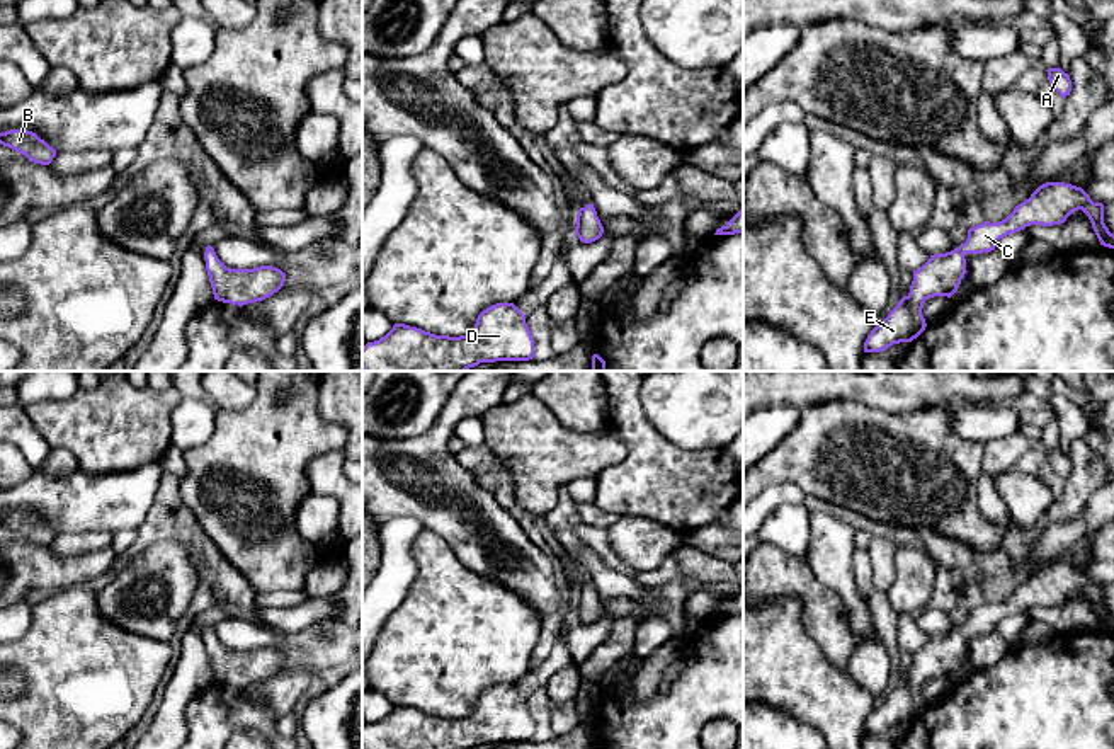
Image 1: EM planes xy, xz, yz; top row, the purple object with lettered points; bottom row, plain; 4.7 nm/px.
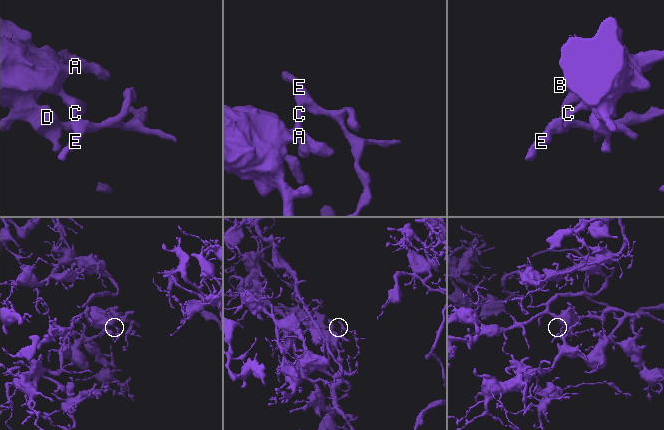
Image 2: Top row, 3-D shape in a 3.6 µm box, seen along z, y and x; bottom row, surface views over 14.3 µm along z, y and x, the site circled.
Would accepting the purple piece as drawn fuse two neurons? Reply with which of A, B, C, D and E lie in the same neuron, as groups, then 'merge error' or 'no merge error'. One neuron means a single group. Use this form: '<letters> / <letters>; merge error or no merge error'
A B C D E; no merge error

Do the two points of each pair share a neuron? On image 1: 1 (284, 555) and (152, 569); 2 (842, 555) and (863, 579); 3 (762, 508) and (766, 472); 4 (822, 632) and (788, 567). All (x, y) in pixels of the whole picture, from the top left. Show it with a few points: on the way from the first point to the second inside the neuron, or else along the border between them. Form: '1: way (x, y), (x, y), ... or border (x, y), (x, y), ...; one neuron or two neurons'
1: border (194, 516), (218, 548); two neurons
2: border (854, 548), (854, 586), (868, 605); two neurons
3: border (761, 494), (786, 482), (793, 482), (805, 494); two neurons
4: way (822, 617), (822, 606), (801, 583); one neuron

